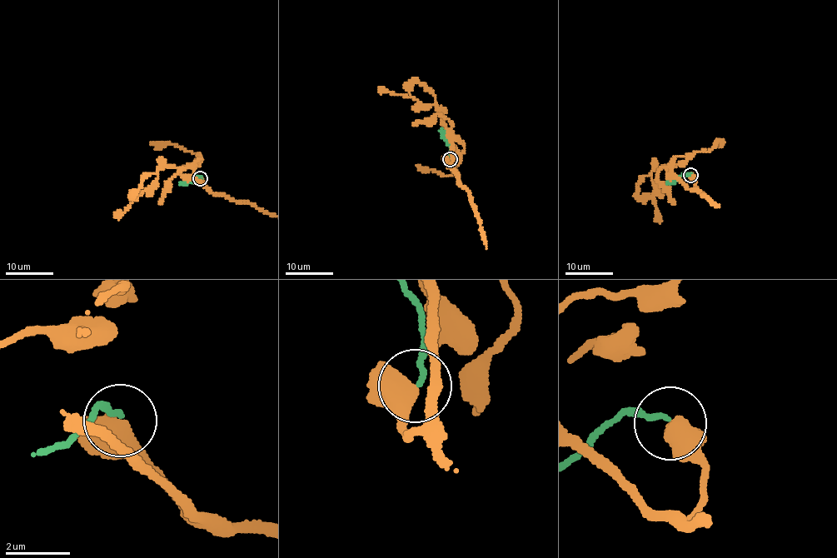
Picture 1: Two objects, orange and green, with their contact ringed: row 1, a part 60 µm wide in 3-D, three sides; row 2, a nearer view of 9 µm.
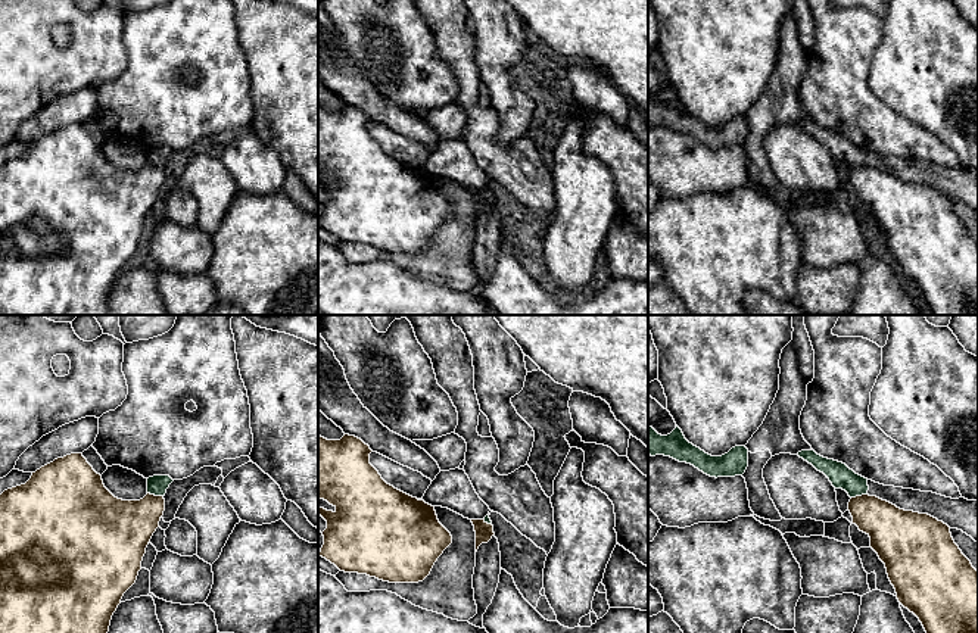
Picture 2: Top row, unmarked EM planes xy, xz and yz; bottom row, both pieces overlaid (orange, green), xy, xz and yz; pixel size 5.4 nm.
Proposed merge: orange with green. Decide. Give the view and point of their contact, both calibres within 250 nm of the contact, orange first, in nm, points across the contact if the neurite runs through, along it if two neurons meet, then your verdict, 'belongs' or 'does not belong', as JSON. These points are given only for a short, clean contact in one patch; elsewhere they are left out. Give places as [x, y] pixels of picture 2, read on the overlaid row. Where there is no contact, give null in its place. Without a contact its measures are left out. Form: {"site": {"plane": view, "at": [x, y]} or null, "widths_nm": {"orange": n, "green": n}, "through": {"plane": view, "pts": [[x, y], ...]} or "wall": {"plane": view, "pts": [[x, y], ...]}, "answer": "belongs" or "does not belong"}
{"site": {"plane": "xy", "at": [153, 495]}, "widths_nm": {"orange": 320, "green": 110}, "wall": {"plane": "xy", "pts": [[148, 492], [162, 496]]}, "answer": "does not belong"}

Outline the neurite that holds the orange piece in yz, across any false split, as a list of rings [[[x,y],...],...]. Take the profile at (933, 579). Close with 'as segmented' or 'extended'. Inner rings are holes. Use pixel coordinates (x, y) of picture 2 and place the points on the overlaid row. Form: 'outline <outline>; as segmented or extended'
outline [[[869,495],[851,498],[848,511],[885,564],[898,602],[919,618],[926,633],[978,633],[978,571],[954,543],[947,524]]]; as segmented

